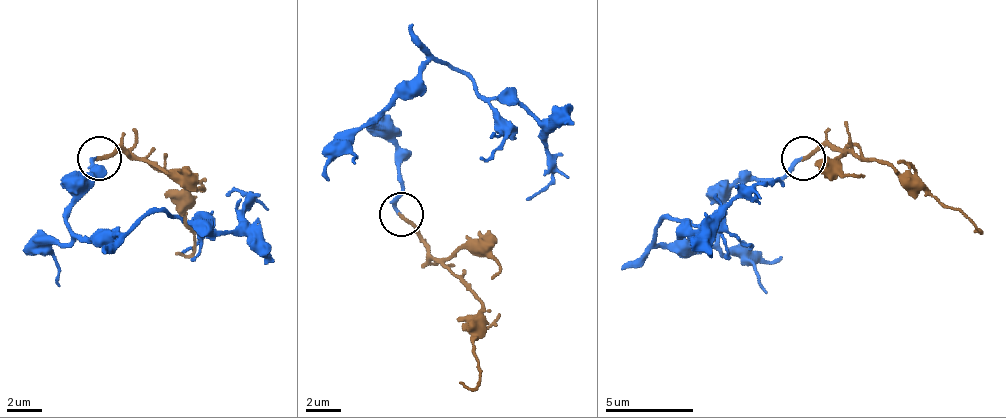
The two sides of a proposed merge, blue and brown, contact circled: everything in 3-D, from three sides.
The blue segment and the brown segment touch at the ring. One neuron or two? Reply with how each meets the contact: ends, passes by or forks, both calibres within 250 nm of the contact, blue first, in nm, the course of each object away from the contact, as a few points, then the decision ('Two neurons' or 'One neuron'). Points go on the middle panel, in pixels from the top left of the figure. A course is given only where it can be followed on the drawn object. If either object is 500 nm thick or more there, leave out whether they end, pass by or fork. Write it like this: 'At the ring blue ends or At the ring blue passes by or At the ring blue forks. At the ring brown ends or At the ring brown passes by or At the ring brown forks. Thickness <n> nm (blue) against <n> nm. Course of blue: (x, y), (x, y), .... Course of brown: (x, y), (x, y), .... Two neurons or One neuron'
At the ring blue ends. At the ring brown ends. Thickness 200 nm (blue) against 200 nm. Course of blue: (400, 213), (398, 145), (372, 119), (433, 60), (479, 93), (509, 96), (540, 126), (551, 178), (524, 200). Course of brown: (400, 213), (435, 258), (482, 304), (478, 386), (469, 390), (460, 381). One neuron

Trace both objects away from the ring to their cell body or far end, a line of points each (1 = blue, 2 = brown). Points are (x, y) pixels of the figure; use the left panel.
1: (98, 159), (101, 174), (70, 209), (82, 238), (154, 212), (218, 233), (237, 226), (249, 195), (225, 197)
2: (98, 159), (136, 154), (188, 180), (194, 249), (185, 254), (176, 253)

